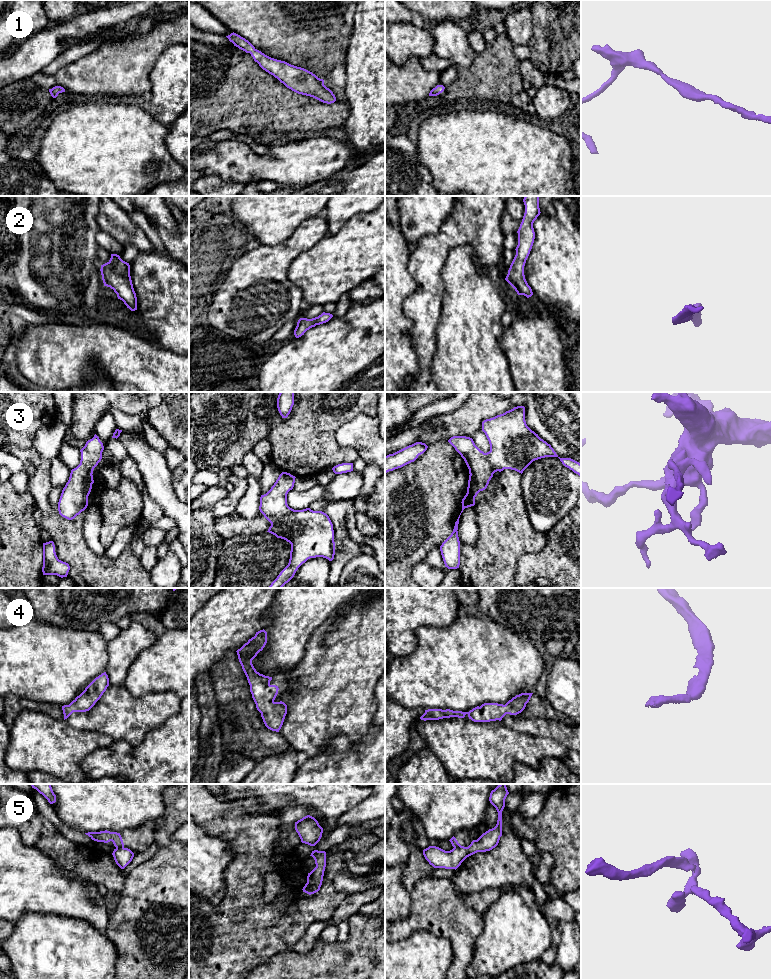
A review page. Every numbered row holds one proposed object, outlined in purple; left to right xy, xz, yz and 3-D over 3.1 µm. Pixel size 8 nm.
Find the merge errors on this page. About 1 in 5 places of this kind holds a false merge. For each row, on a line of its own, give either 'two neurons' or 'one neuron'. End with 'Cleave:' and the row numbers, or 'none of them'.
1: one neuron
2: one neuron
3: one neuron
4: one neuron
5: two neurons
Cleave: 5

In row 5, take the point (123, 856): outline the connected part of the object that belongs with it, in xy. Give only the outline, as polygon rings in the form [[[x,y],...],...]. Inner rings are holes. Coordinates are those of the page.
[[[116,848],[112,853],[116,864],[124,869],[133,859],[134,853],[128,848]]]

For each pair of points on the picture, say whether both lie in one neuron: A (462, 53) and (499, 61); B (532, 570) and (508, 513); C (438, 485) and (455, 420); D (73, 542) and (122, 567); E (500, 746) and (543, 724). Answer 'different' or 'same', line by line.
A: different
B: different
C: different
D: same
E: different

